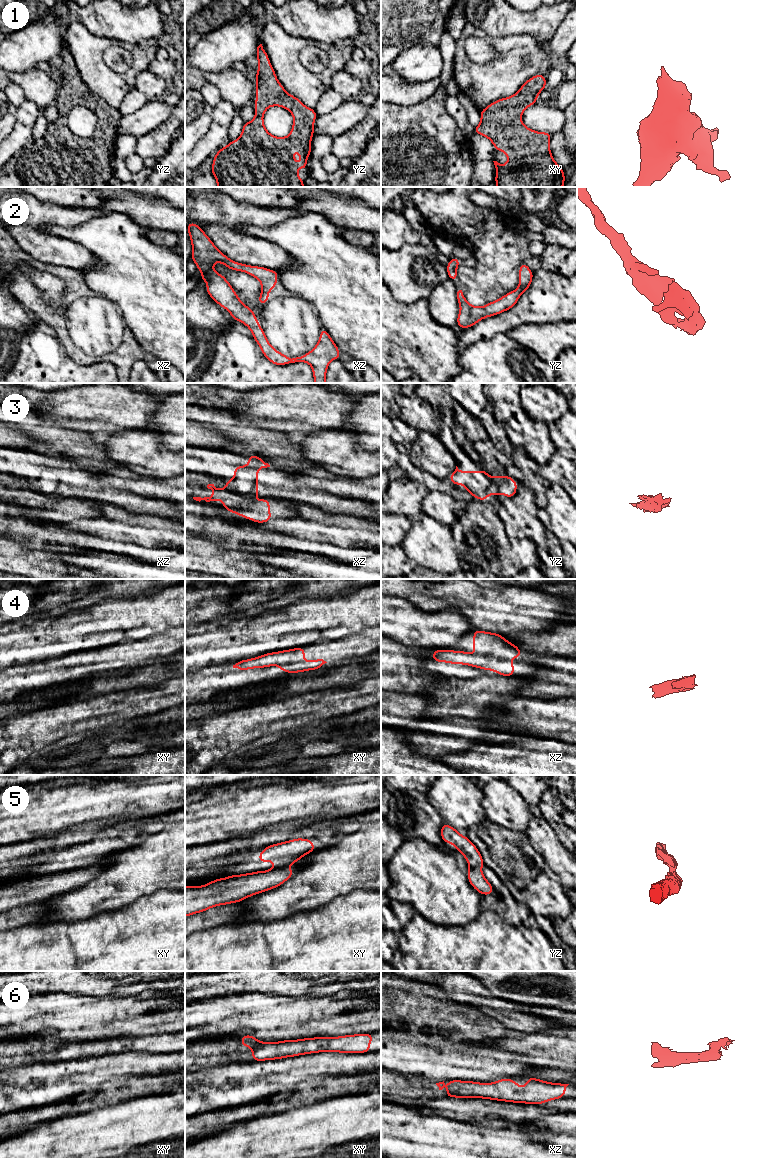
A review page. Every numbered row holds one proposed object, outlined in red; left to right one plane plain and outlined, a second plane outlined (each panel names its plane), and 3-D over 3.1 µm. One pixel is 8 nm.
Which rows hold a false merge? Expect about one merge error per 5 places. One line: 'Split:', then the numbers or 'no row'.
Split: 3, 5

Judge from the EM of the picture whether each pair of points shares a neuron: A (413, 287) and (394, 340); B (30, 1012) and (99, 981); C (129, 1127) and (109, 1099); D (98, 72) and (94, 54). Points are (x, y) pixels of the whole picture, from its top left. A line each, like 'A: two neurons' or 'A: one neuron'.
A: two neurons
B: two neurons
C: two neurons
D: one neuron

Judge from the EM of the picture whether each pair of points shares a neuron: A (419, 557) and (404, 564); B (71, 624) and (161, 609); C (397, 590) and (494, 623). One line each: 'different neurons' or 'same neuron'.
A: different neurons
B: same neuron
C: same neuron

